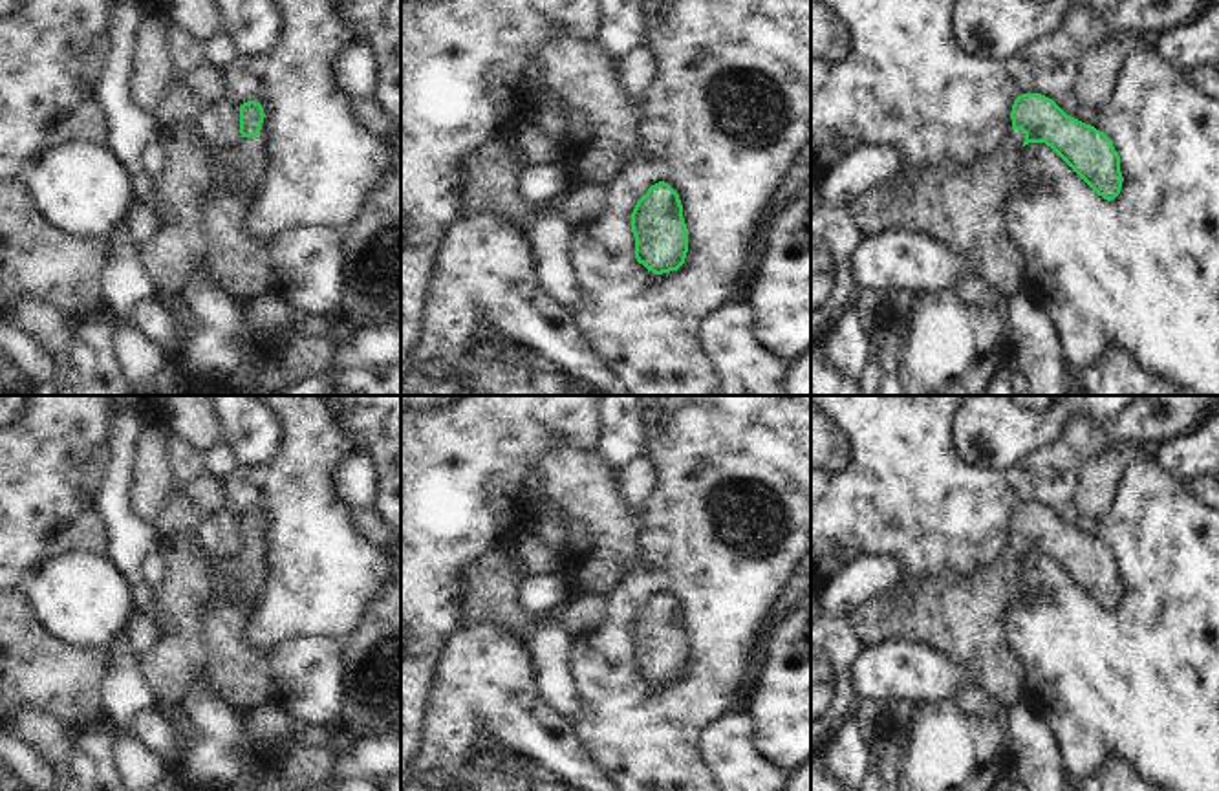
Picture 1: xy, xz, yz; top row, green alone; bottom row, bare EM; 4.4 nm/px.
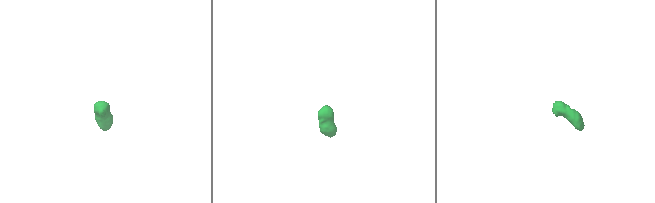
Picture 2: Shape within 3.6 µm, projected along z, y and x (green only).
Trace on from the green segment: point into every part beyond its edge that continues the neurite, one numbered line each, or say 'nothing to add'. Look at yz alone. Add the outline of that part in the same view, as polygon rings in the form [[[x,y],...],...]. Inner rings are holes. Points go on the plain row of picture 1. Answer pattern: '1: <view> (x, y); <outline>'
1: yz (963, 617); [[[1012,540],[1010,549],[999,560],[970,577],[939,577],[921,580],[906,591],[880,593],[849,612],[846,621],[864,648],[890,639],[935,646],[941,654],[965,666],[972,681],[983,687],[1007,712],[1027,699],[1025,666],[1003,635],[1003,613],[1019,580],[1023,551],[1025,544]]]

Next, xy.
1: xy (238, 674); [[[194,536],[198,547],[216,580],[210,613],[200,621],[198,635],[207,654],[205,676],[212,692],[236,714],[243,716],[275,701],[273,679],[269,676],[269,659],[258,652],[247,637],[247,623],[258,606],[265,579],[265,551],[262,540],[256,547],[240,547],[232,557],[218,557],[205,551]]]

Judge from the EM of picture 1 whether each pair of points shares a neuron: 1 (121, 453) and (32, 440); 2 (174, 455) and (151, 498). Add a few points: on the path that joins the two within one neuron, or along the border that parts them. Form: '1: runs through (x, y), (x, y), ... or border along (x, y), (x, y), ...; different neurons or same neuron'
1: border along (114, 414), (108, 425), (107, 475), (97, 493); different neurons
2: border along (167, 429), (163, 455), (172, 489); different neurons

